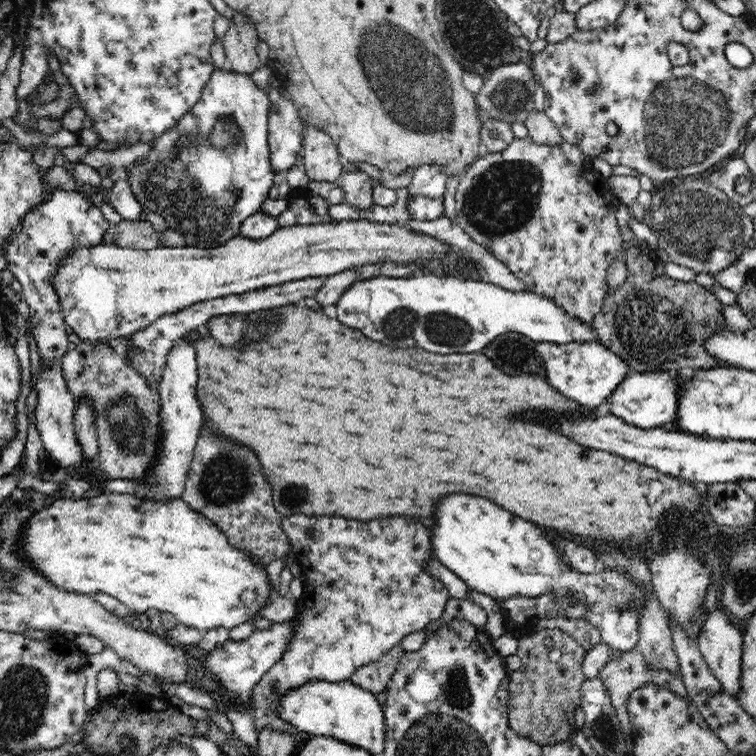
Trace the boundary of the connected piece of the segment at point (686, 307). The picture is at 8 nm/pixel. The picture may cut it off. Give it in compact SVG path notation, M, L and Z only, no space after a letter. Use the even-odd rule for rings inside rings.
M638 239L623 253L622 260L627 268L626 280L622 286L609 289L603 300L601 312L593 318L593 330L598 341L602 346L622 357L622 360L628 364L631 374L650 372L678 374L712 367L732 367L731 364L710 356L705 349L705 340L713 335L714 331L726 327L723 316L724 306L716 295L708 291L708 288L698 285L695 281L684 282L669 277L652 249L648 242Z

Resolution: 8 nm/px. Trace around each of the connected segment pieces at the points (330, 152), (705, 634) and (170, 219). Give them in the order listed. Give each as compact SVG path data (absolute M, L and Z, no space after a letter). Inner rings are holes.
M305 125L304 168L310 181L334 182L346 172L347 164L338 154L334 139L318 127Z
M718 607L705 618L697 638L697 645L713 677L721 683L723 690L735 699L739 695L738 692L742 690L742 656L744 656L744 648L741 627L732 622L729 615Z
M216 67L197 103L172 128L152 139L151 151L128 167L128 183L140 205L164 218L192 248L219 248L238 237L240 223L261 211L276 182L267 141L270 104L270 98L256 87L250 74Z

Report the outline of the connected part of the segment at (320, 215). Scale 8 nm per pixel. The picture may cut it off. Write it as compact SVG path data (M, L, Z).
M294 188L289 191L290 204L276 217L279 228L296 225L324 224L334 221L329 214L331 206L308 188Z

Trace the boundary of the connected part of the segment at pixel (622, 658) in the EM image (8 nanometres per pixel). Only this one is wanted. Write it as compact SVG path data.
M636 650L617 654L600 671L599 678L611 696L612 704L618 709L624 709L630 693L650 682L692 701L679 674L652 669L643 654Z

